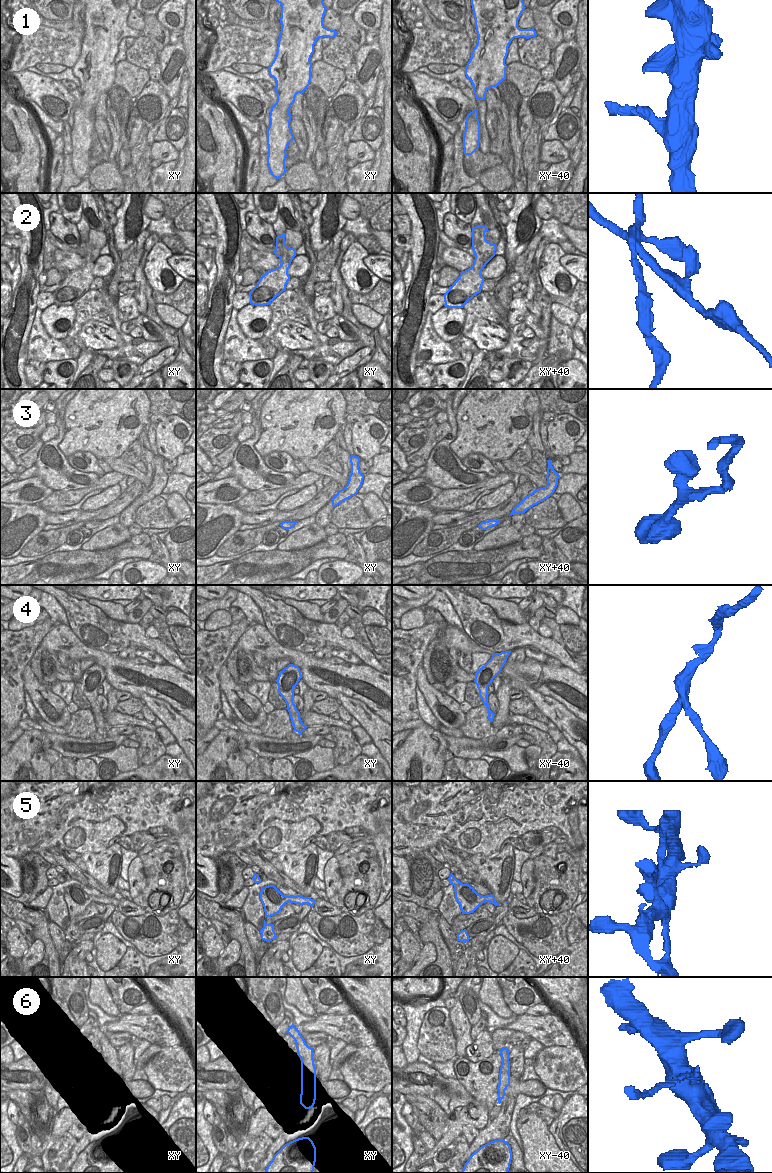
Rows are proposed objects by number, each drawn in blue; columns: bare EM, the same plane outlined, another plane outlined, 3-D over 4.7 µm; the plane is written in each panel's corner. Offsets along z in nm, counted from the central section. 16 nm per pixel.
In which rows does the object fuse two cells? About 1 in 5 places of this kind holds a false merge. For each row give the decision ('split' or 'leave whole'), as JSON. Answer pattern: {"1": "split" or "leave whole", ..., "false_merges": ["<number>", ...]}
{"1": "leave whole", "2": "split", "3": "leave whole", "4": "leave whole", "5": "leave whole", "6": "split", "false_merges": ["2", "6"]}

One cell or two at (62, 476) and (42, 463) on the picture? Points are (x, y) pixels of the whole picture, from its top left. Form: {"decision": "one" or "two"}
{"decision": "one"}

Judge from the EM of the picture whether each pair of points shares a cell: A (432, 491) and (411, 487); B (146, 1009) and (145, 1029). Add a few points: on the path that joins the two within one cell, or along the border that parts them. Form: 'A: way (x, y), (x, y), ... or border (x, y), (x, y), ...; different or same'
A: way (426, 485), (425, 482), (417, 485); same
B: border (156, 1010), (149, 1014), (128, 1014); different

